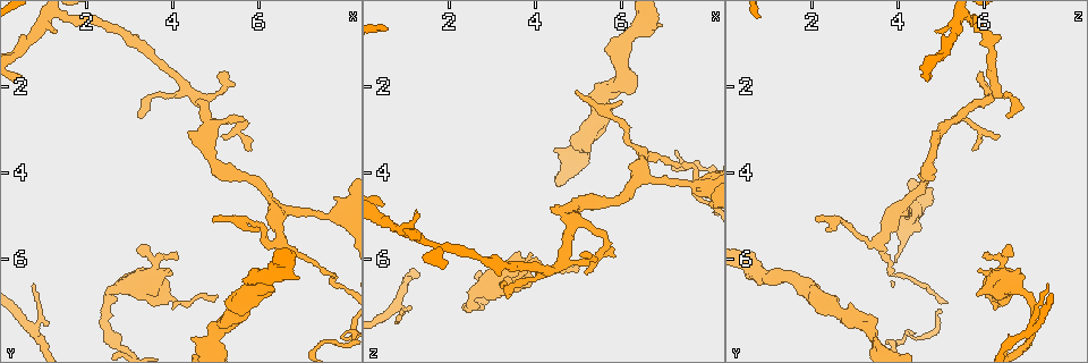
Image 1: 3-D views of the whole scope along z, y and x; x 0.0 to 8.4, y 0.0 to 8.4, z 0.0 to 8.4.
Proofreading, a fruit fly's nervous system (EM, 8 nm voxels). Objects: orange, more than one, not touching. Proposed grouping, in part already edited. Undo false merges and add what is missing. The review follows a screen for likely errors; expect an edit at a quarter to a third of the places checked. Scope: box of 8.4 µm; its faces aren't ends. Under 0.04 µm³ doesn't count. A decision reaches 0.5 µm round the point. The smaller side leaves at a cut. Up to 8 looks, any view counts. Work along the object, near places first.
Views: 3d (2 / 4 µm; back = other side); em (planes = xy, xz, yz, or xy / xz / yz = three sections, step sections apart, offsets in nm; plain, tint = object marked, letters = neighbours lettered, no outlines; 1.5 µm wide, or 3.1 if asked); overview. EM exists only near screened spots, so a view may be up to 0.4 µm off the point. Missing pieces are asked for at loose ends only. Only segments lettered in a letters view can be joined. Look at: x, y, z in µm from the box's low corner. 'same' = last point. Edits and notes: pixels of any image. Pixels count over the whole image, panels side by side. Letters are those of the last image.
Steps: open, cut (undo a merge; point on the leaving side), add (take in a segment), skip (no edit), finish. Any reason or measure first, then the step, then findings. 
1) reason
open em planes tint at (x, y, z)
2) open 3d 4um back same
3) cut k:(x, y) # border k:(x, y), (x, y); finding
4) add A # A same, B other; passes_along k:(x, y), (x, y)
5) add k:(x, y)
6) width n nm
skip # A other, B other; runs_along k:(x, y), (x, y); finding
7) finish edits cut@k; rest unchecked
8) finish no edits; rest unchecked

free end
open em planes letters at (5.80, 3.50, 5.80)

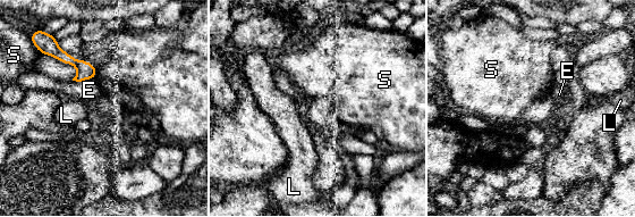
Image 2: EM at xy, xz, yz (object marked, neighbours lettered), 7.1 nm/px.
longest_contact E 170 nm
skip # E other, L other, S other; border 2:(96, 68), (94, 77); none of them fits

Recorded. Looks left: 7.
free end
open em planes letters at (1.35, 0.80, 5.00)

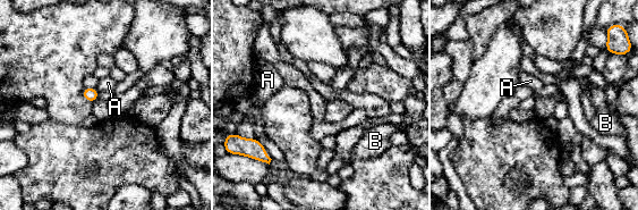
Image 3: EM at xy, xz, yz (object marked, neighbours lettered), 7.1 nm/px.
skip # A other, B other; no lettered segment goes on from it

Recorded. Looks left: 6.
open 3d 4um at (4.10, 6.00, 6.15)

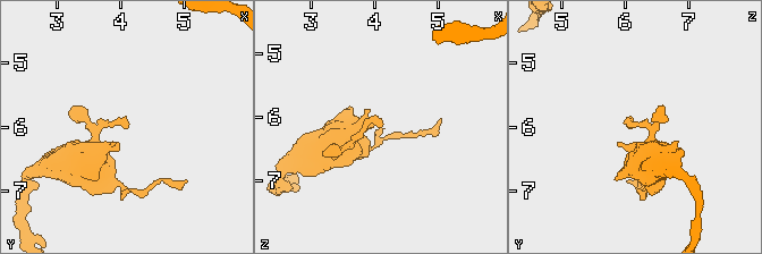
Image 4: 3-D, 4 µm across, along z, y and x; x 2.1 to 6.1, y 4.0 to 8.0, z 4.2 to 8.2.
need the tissue
open em planes letters at (4.15, 6.00, 6.10)

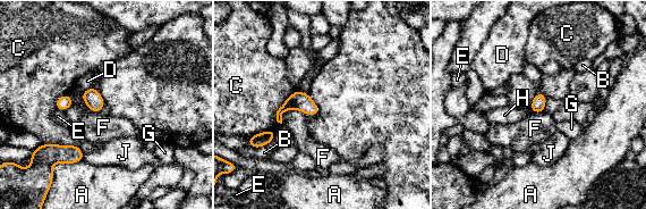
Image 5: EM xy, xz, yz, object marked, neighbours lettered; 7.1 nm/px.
longest_contact C 260 nm
skip # A other, B other, C other, D other, E other, F other, G other, H other, J other; border 5:(307, 115), (288, 109), (281, 123); no lettered segment goes on from it

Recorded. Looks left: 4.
finish no edits; rest unchecked

